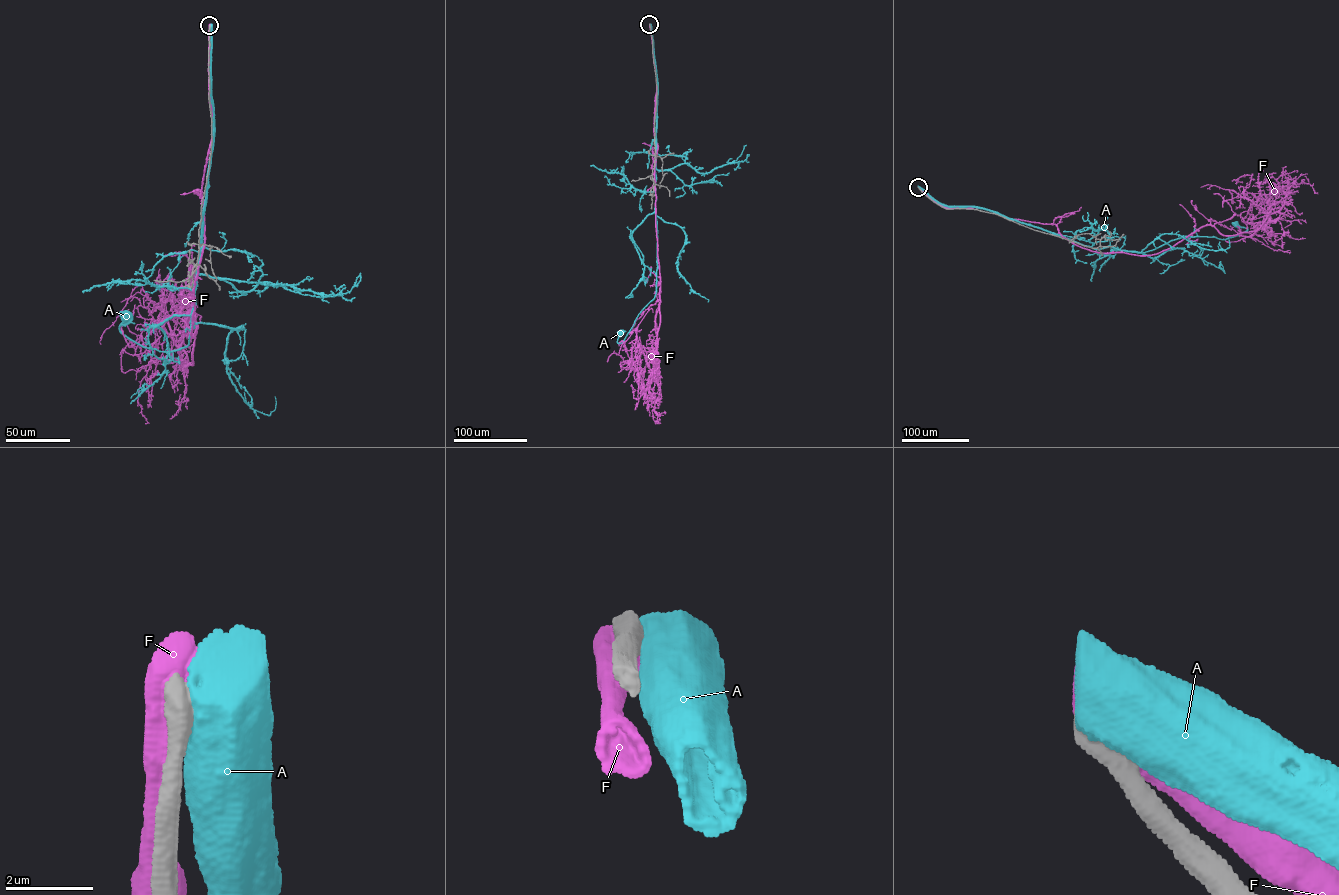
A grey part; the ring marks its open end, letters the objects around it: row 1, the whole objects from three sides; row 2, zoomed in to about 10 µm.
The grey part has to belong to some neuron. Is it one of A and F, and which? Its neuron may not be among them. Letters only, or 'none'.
none

